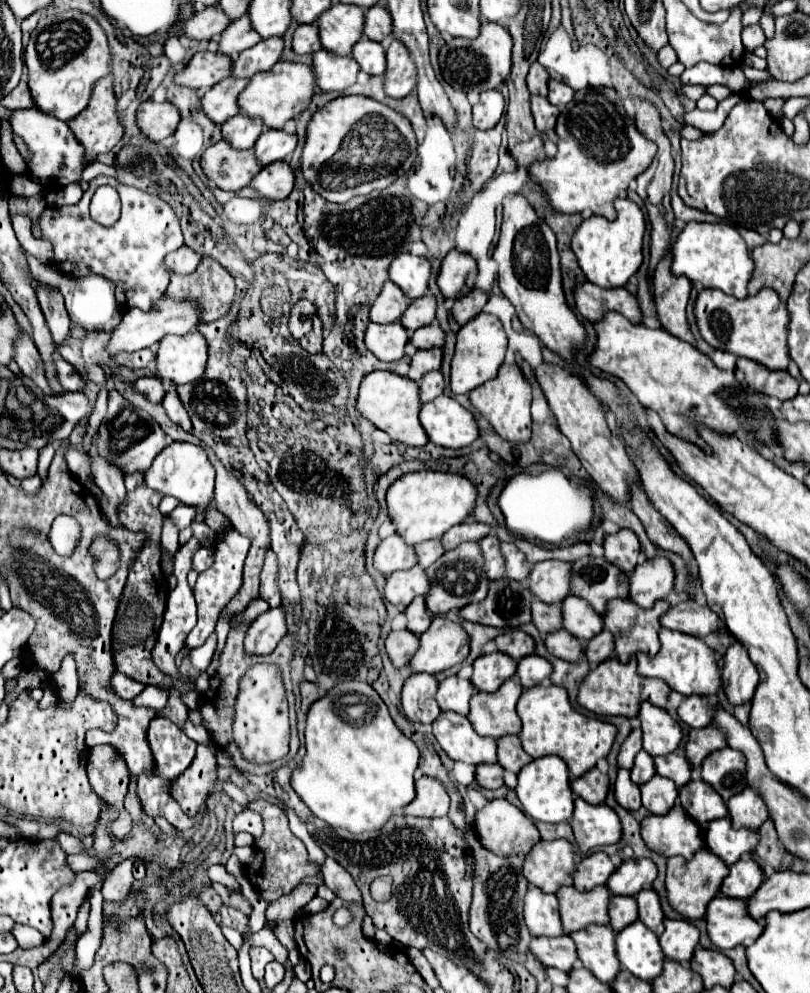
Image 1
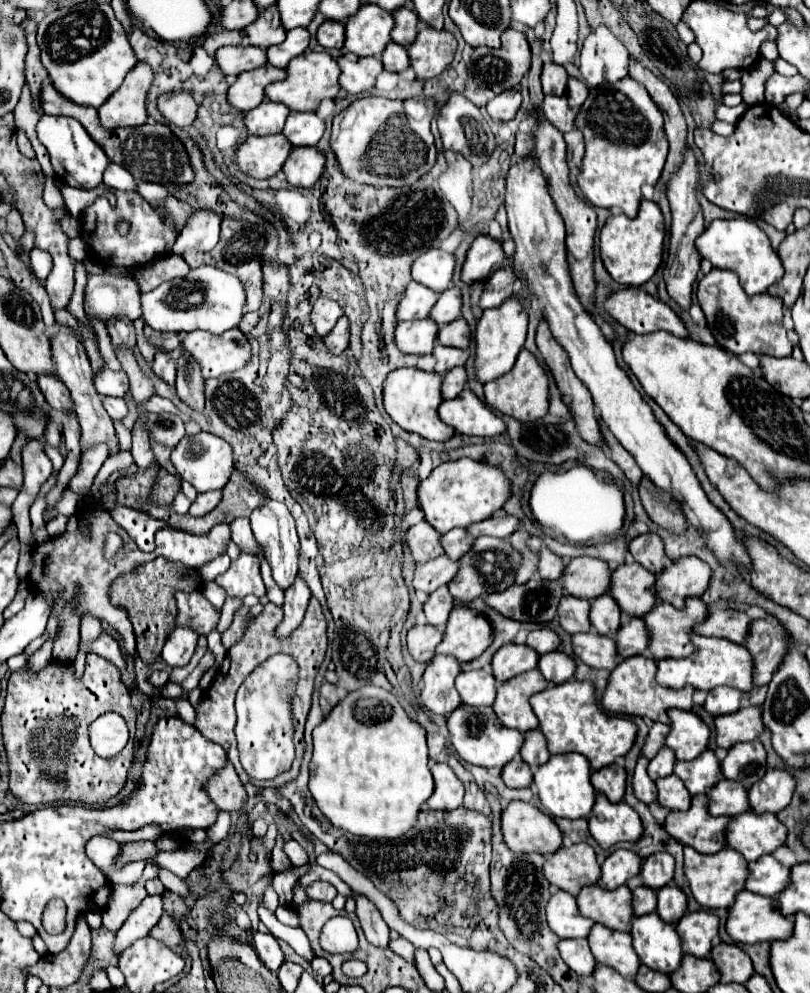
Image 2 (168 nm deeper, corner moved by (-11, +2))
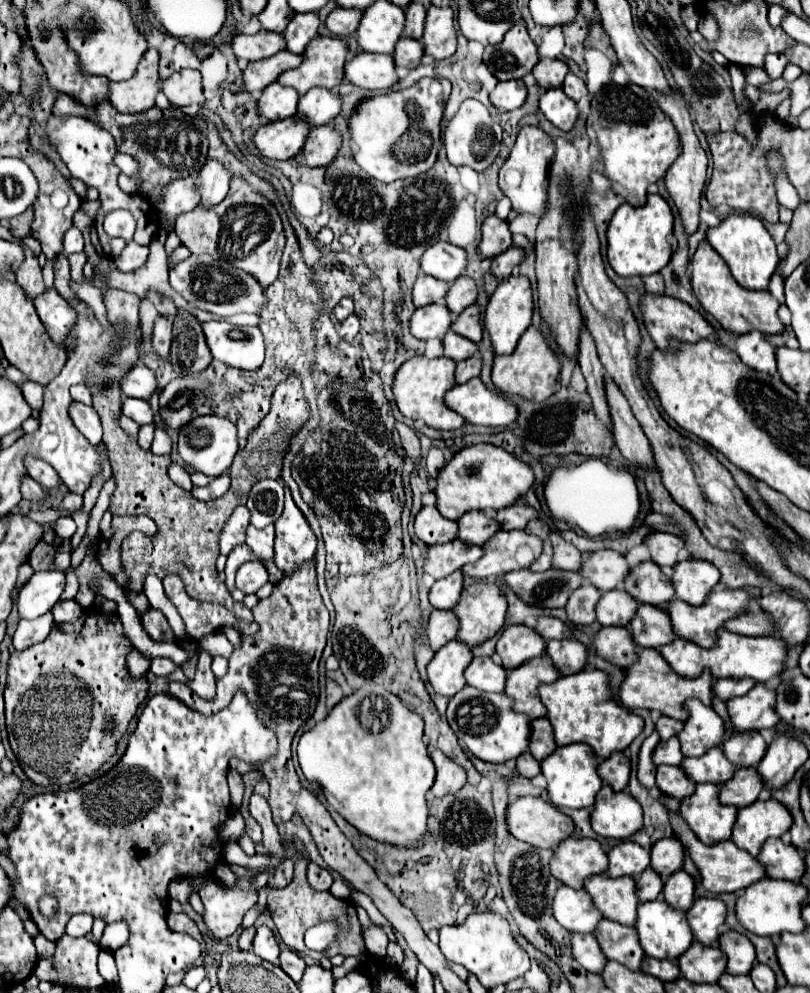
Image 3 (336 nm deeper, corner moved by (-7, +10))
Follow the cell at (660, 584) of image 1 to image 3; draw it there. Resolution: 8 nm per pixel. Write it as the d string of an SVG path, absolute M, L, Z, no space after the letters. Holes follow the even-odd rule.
M702 559L676 563L672 575L676 597L690 605L702 605L718 581L720 581L720 571L712 563Z

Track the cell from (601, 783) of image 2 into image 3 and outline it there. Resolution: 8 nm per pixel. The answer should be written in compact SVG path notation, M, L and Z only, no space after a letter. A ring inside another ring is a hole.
M616 751L600 763L598 773L608 785L612 785L612 789L624 791L630 779L630 759L622 751Z

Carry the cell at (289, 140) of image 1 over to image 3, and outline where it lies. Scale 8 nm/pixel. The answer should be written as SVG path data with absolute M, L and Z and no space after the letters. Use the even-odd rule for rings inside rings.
M314 87L298 101L298 115L306 119L310 125L326 125L330 123L342 109L342 97L332 89Z

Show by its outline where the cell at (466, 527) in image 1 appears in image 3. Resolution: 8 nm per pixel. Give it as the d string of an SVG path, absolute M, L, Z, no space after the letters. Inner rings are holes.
M514 503L510 507L504 507L502 511L494 513L496 519L500 519L504 529L524 529L528 525L528 521L538 517L538 511L530 505L522 505L522 503Z

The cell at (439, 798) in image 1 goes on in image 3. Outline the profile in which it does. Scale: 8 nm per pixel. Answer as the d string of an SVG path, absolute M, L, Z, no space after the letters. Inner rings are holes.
M434 749L430 753L434 765L436 765L436 781L432 785L432 795L434 797L444 797L448 793L456 793L464 783L466 783L466 771L454 763L450 757L446 757L440 749Z

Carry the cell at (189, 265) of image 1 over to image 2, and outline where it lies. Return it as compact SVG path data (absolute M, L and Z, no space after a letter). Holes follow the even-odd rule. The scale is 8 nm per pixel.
M204 209L194 211L188 229L184 229L184 233L180 233L180 237L174 243L174 253L182 255L186 249L206 253L218 243L218 233L220 233L220 217L216 217L216 213Z

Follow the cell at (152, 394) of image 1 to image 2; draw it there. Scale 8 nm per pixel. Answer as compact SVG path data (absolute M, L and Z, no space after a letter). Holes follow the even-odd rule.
M156 353L156 359L154 359L154 363L152 363L152 371L154 371L162 381L166 381L168 385L174 385L176 365L174 365L174 361L170 359L168 353Z

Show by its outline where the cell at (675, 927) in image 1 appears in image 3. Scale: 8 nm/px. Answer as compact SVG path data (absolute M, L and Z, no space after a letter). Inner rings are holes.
M696 899L688 909L688 923L702 945L714 945L720 937L720 925L726 921L726 903L722 899Z

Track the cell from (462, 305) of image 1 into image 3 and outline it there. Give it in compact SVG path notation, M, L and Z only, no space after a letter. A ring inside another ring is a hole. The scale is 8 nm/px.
M512 245L508 251L504 251L504 253L500 253L498 257L494 257L494 263L492 263L492 269L490 269L490 271L492 271L498 279L506 279L506 277L512 273L512 267L520 265L524 257L526 257L524 249Z

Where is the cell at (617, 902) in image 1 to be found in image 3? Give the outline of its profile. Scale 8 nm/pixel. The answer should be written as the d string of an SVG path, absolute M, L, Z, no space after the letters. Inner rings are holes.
M648 867L636 879L636 885L638 885L638 897L640 897L640 901L654 901L654 899L658 899L658 895L662 893L662 887L664 887L660 875L652 867Z

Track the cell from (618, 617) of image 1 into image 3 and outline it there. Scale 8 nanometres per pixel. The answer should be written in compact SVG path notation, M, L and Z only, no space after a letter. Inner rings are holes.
M716 589L716 591L712 591L708 595L706 603L700 605L700 607L692 607L692 605L688 605L684 601L670 601L666 605L666 611L672 617L672 625L674 625L674 631L678 633L678 637L696 641L696 645L712 649L716 645L716 631L722 629L726 621L740 617L748 609L748 601L750 601L750 595L744 589L734 589L734 591Z

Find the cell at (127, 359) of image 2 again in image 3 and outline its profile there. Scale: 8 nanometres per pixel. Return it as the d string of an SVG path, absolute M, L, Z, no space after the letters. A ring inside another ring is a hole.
M70 281L70 287L72 287L72 291L76 293L78 299L82 299L84 303L88 303L94 309L98 321L102 325L108 325L106 309L104 309L104 303L102 303L102 291L98 287L94 287L92 283L76 283L76 281Z

